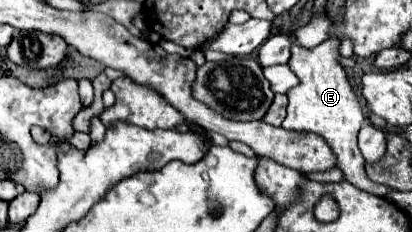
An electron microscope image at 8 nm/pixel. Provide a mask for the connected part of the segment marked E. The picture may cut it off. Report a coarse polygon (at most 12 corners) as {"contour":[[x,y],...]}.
{"contour":[[292,25],[282,127],[322,135],[346,181],[386,197],[362,169],[360,103],[338,37],[306,49]]}

